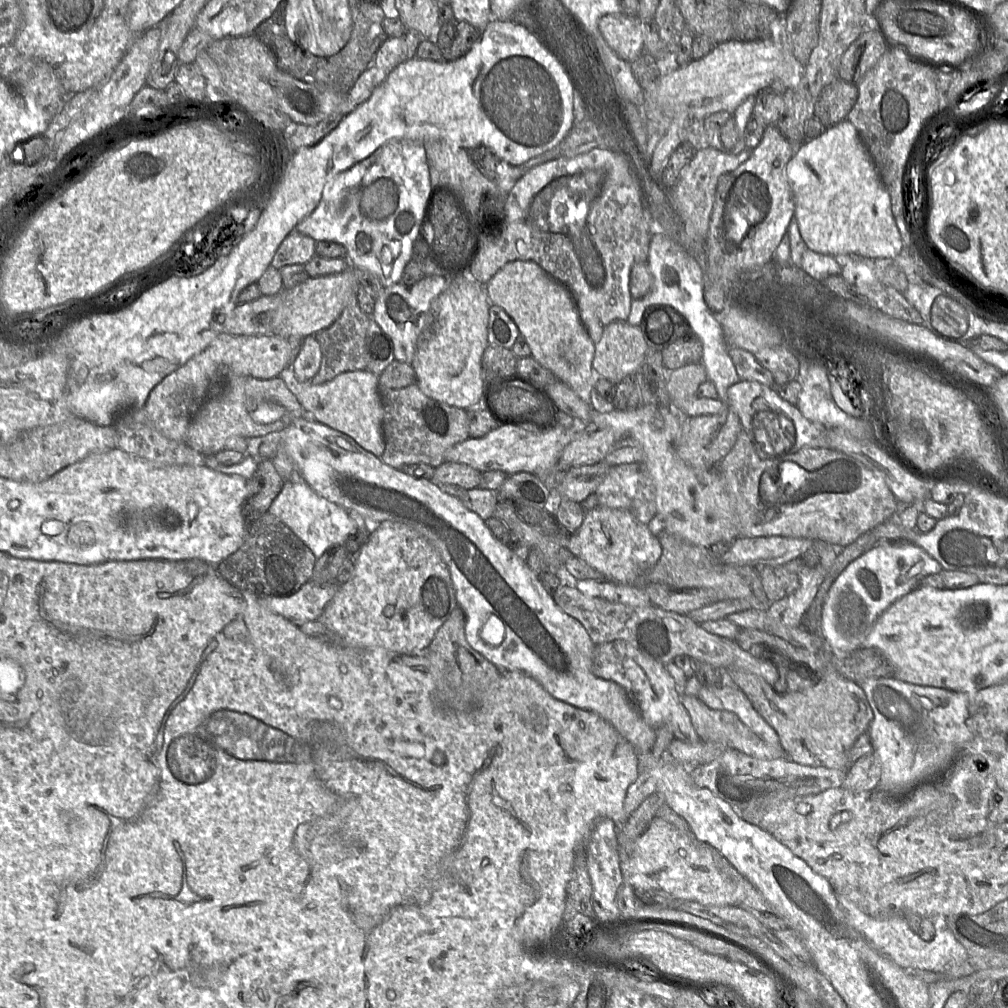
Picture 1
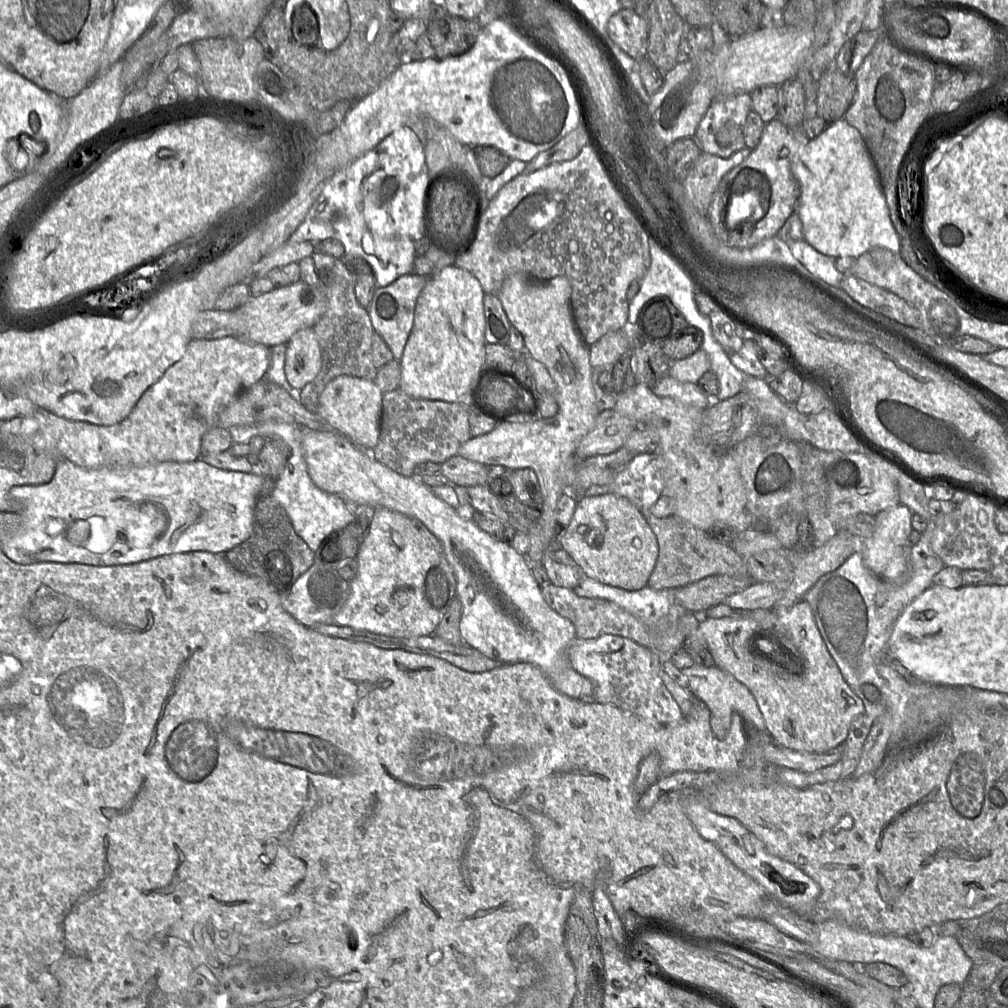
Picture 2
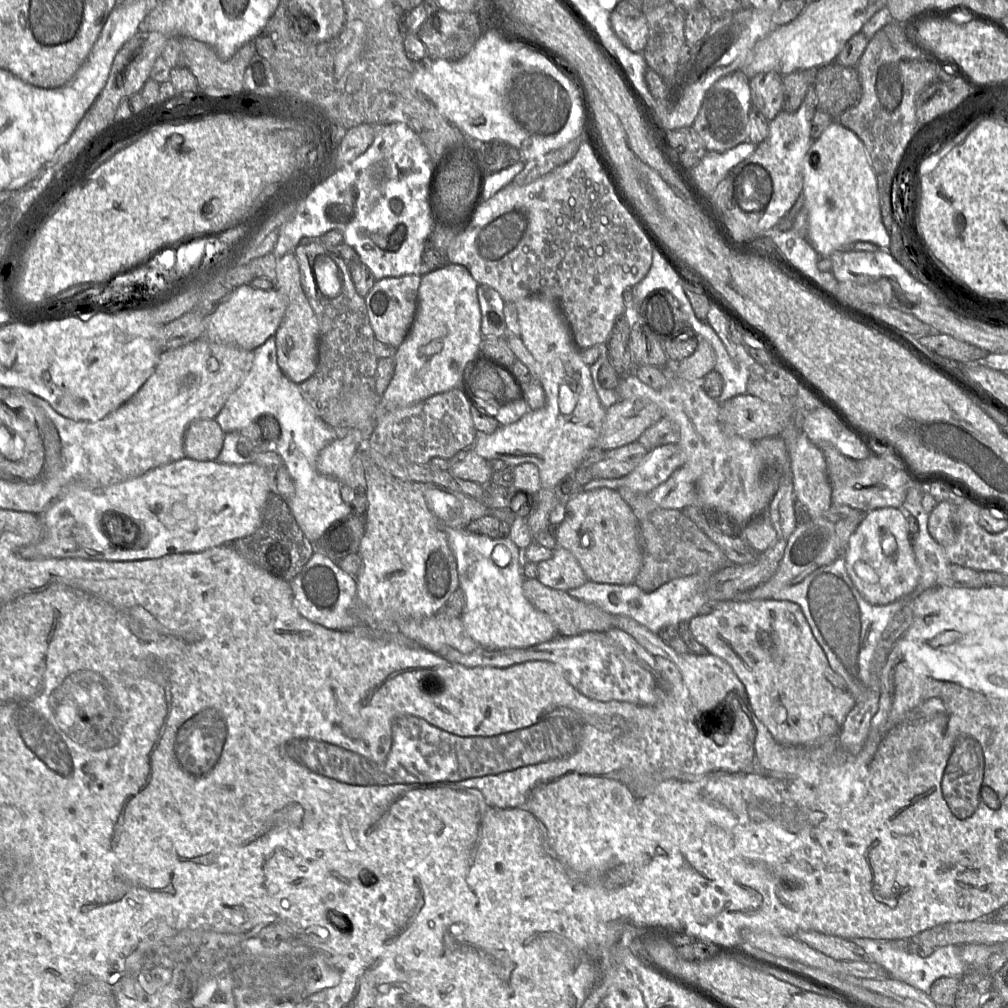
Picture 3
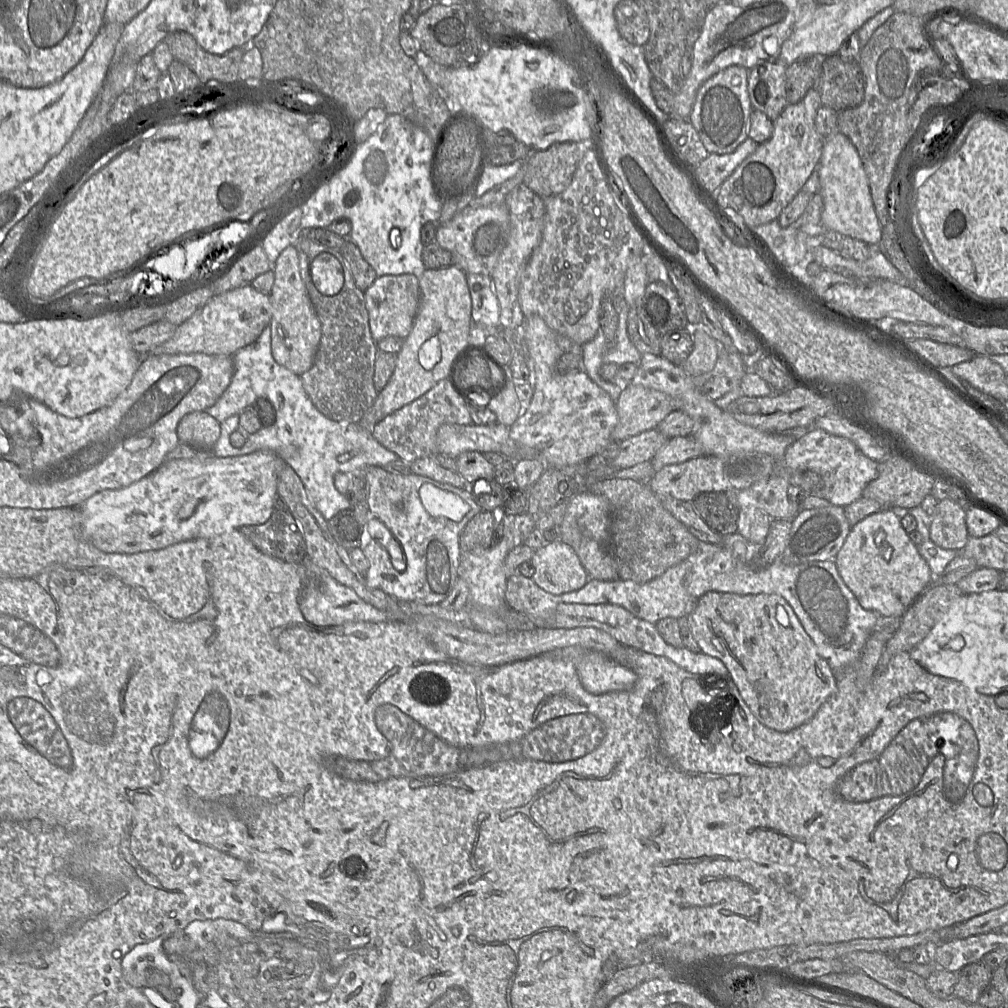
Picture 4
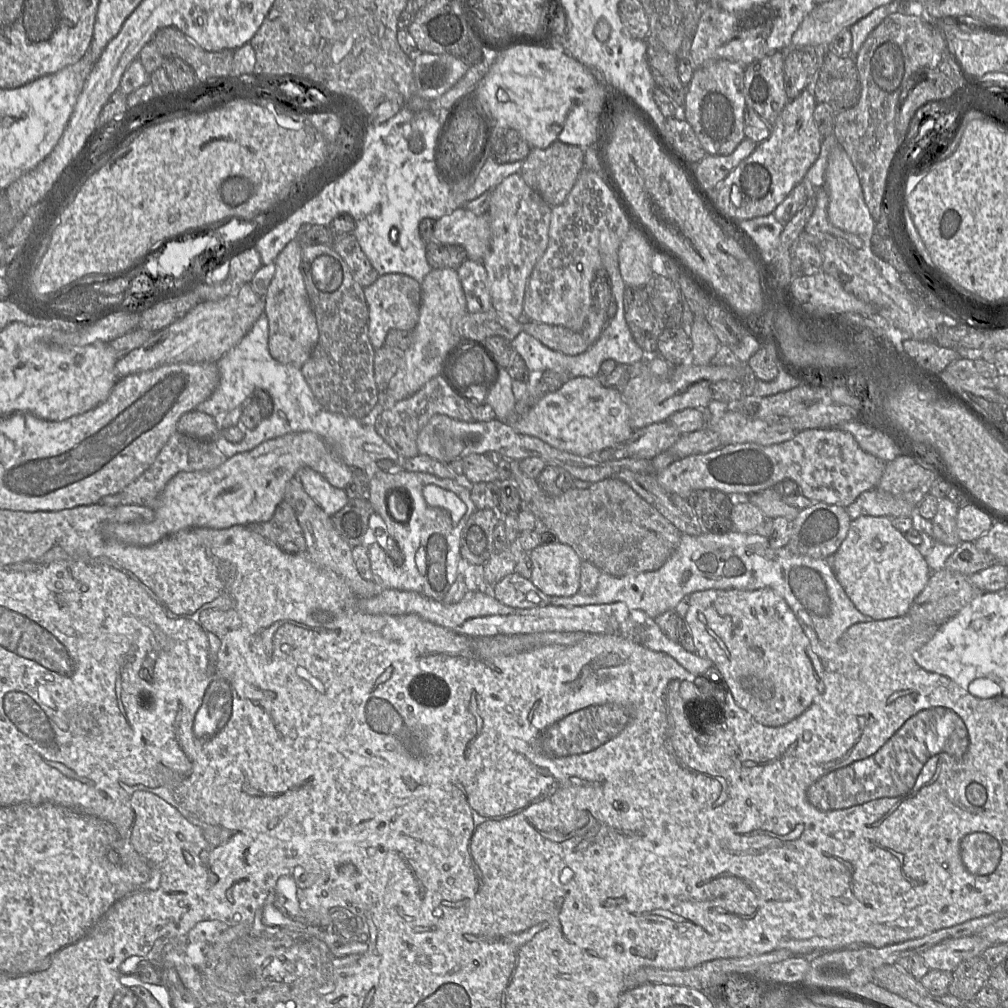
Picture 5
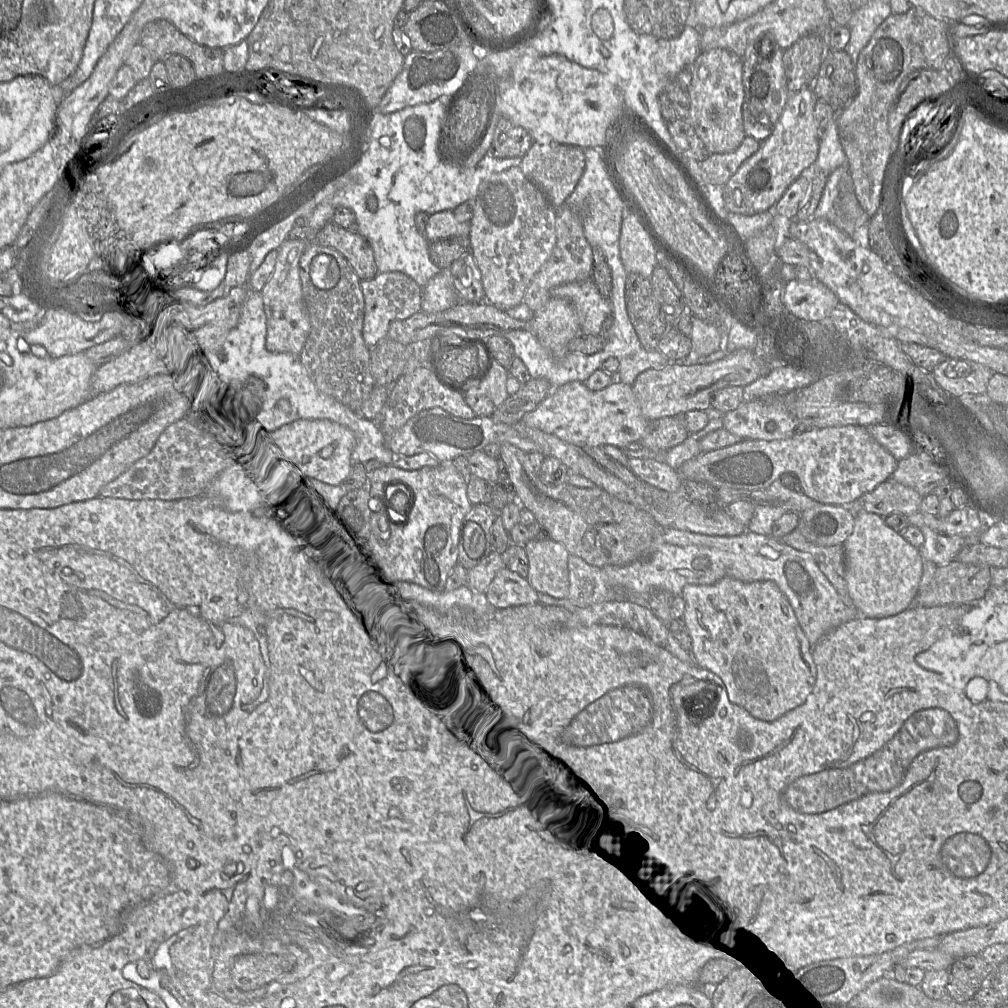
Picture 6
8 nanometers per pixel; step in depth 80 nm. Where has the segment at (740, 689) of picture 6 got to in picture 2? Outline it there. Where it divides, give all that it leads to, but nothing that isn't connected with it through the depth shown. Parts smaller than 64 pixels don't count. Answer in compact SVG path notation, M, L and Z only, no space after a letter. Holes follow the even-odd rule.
M801 600L800 602L796 603L795 605L789 608L779 608L775 612L776 612L776 626L774 627L774 632L781 636L785 636L791 642L793 647L796 649L797 653L799 654L803 662L803 670L801 673L793 674L793 673L786 672L785 670L771 663L768 659L758 656L757 653L760 652L759 649L756 649L756 653L752 652L751 645L750 645L751 640L754 640L755 638L753 636L758 631L761 631L760 625L755 620L752 620L749 618L734 618L734 617L722 617L722 618L703 617L703 618L700 618L698 631L704 638L706 642L706 647L715 660L715 665L718 666L720 669L732 674L740 683L742 683L751 692L765 720L766 732L768 735L770 735L770 737L774 742L776 742L777 744L785 748L796 750L796 751L810 752L810 753L827 752L844 743L844 741L848 736L849 729L853 720L865 712L864 704L862 700L853 692L853 690L847 684L836 662L834 661L833 657L829 653L827 646L821 636L821 633L817 627L817 624L809 603L804 600Z

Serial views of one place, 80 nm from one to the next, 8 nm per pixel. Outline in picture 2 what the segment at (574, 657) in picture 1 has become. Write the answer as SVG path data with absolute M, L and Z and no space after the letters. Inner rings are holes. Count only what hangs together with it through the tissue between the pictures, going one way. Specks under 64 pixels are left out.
M302 428L302 448L309 476L319 489L336 494L344 501L366 504L373 508L384 507L404 514L420 521L438 538L457 580L456 596L463 605L460 633L464 644L498 660L502 665L533 664L541 669L557 691L574 699L592 700L593 683L573 669L567 656L568 647L577 638L575 627L569 619L560 616L545 602L540 584L534 578L526 556L515 551L505 539L491 537L472 519L461 517L455 508L436 496L429 486L417 478L400 475L375 460L370 451L365 451L338 432Z

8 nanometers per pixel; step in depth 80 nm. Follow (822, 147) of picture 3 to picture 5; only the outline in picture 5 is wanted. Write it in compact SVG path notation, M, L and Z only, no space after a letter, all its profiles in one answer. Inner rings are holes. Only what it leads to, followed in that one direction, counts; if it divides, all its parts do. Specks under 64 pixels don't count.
M836 145L829 155L824 186L829 196L828 219L830 223L845 232L872 236L876 222L865 203L857 171L840 145Z

